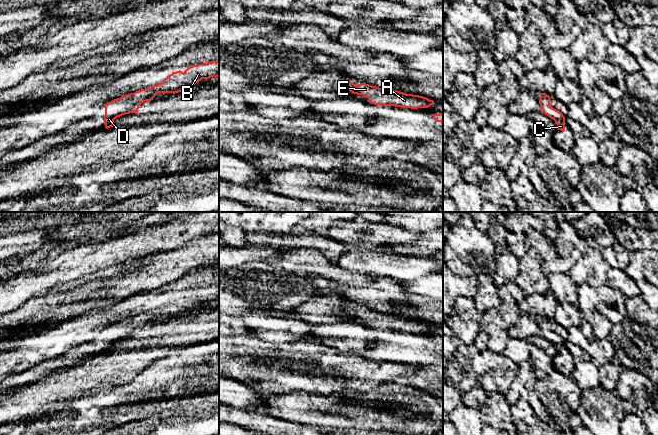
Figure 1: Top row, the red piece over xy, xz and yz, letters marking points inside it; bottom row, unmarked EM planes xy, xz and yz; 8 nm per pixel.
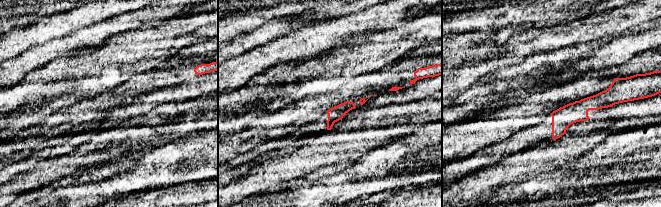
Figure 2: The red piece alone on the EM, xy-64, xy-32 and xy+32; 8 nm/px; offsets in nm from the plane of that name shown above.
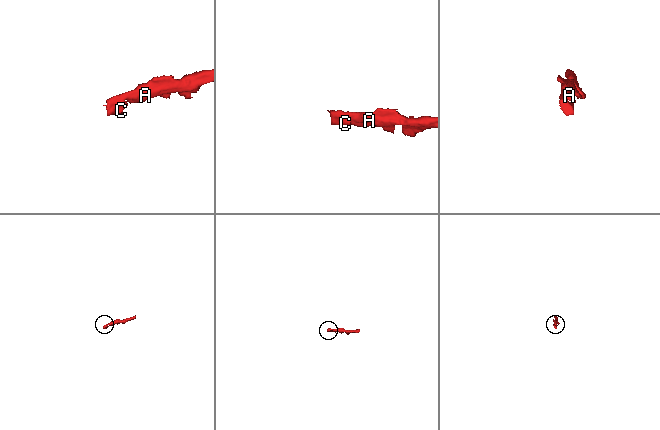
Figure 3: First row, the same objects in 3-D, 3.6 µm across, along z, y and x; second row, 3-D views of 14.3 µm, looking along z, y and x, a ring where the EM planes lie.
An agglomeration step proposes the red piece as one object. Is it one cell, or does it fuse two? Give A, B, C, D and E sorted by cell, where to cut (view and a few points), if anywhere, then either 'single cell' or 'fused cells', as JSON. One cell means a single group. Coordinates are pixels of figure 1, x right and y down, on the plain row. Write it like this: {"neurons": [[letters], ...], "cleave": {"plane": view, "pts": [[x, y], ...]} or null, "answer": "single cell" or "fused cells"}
{"neurons": [["A", "B", "C", "D", "E"]], "cleave": null, "answer": "single cell"}

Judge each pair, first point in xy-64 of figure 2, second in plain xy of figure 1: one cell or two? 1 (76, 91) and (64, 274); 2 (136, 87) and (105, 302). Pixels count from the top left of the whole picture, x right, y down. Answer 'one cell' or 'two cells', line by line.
1: two cells
2: two cells

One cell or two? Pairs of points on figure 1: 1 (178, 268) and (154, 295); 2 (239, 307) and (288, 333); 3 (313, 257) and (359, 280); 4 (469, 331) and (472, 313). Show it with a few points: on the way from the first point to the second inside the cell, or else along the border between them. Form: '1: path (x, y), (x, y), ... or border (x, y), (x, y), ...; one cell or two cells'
1: border (160, 287), (154, 290), (141, 290), (137, 293); two cells
2: border (261, 309), (229, 316); two cells
3: path (324, 268), (348, 278); one cell
4: path (469, 327), (469, 317); one cell

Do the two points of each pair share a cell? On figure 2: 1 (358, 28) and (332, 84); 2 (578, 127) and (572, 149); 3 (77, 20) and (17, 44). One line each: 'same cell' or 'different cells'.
1: different cells
2: different cells
3: same cell

